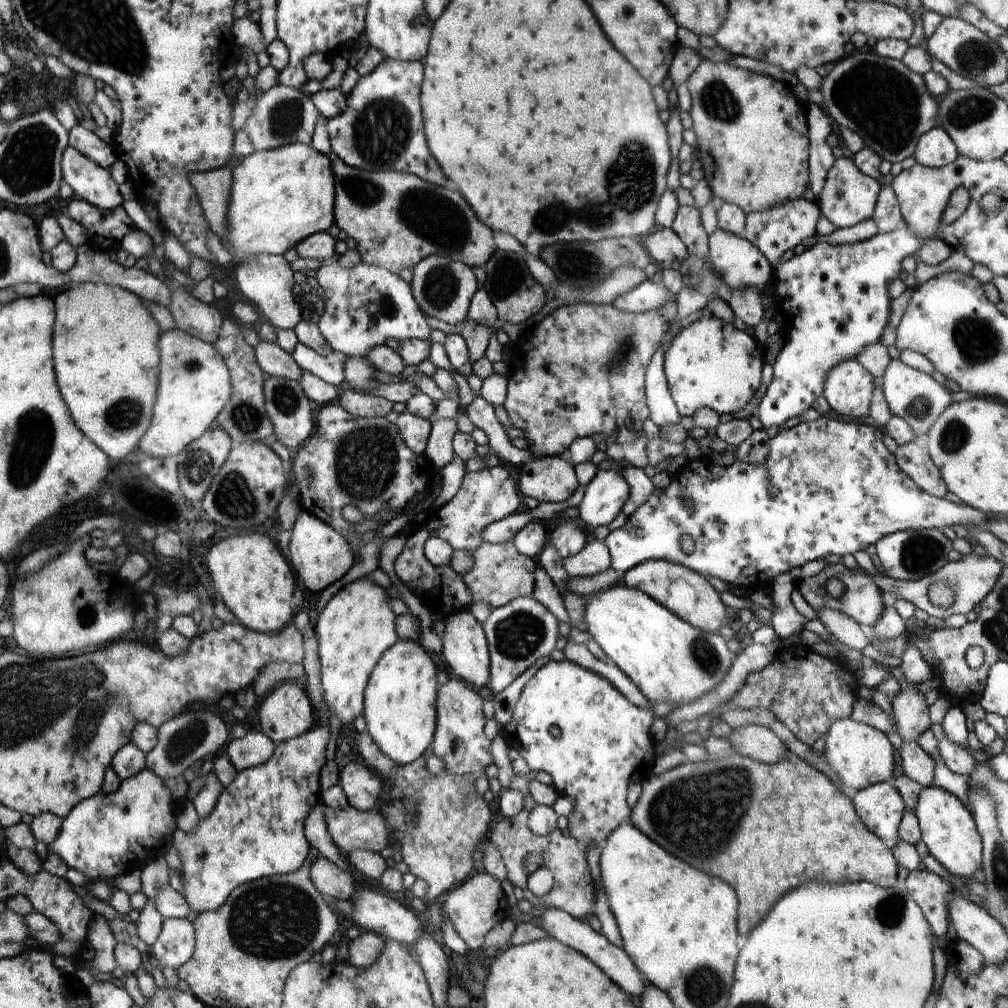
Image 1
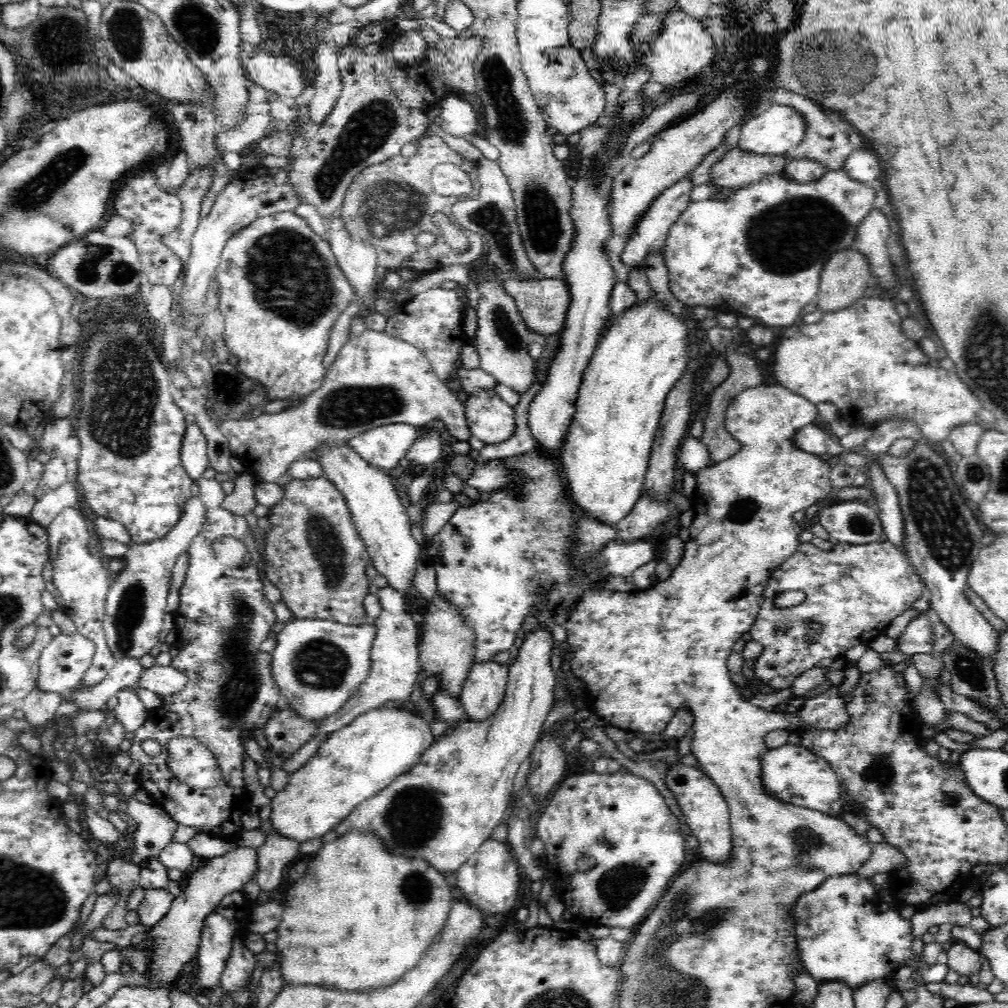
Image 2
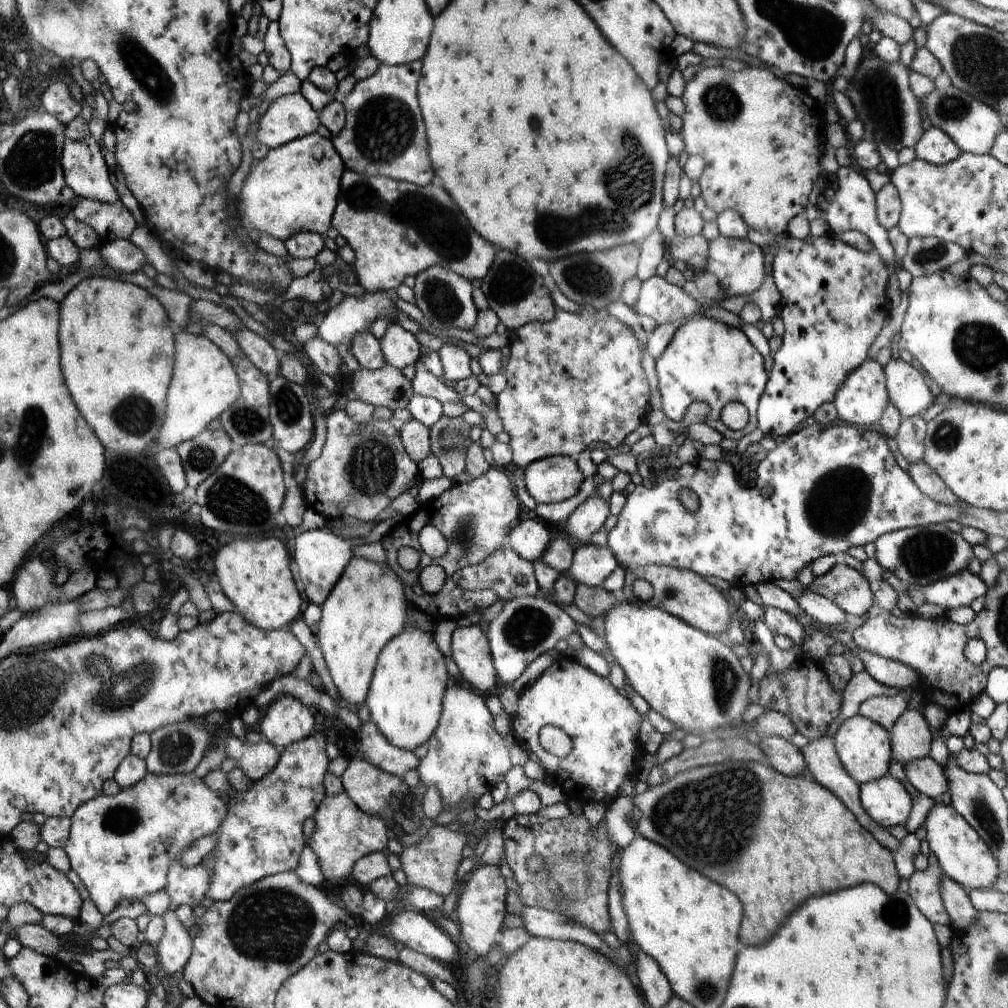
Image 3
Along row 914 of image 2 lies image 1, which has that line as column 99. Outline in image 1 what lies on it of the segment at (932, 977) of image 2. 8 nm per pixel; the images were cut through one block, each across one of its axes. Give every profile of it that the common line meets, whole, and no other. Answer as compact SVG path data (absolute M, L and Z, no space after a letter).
M145 769L138 772L136 776L122 781L117 792L99 793L72 808L70 814L62 819L60 833L56 836L56 840L48 847L52 848L69 869L75 869L84 874L94 897L108 903L110 894L115 888L112 884L114 878L118 878L121 874L128 875L142 864L167 853L166 838L177 830L177 813L184 802L184 800L174 800L165 782L150 770Z

